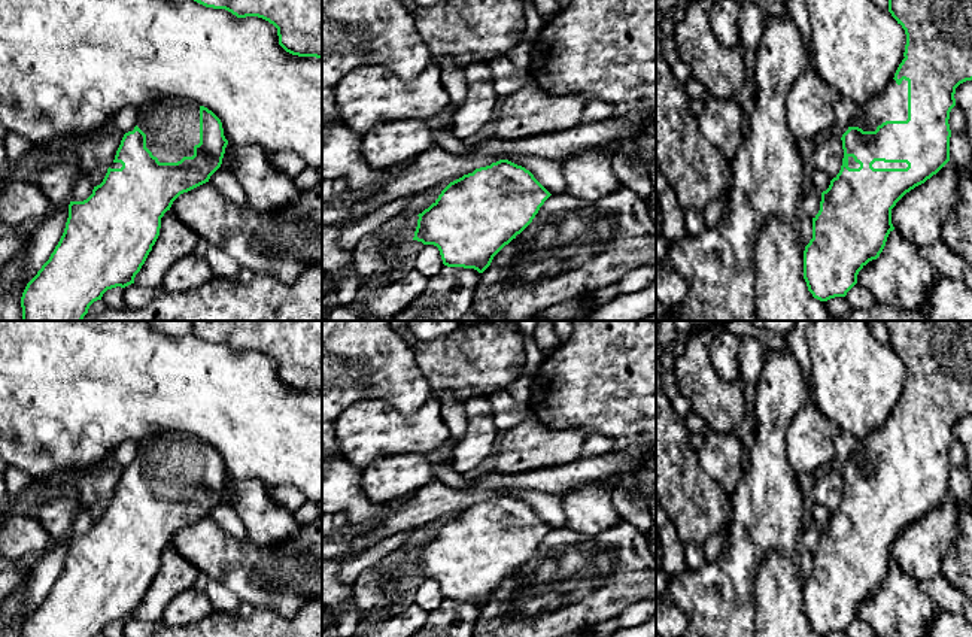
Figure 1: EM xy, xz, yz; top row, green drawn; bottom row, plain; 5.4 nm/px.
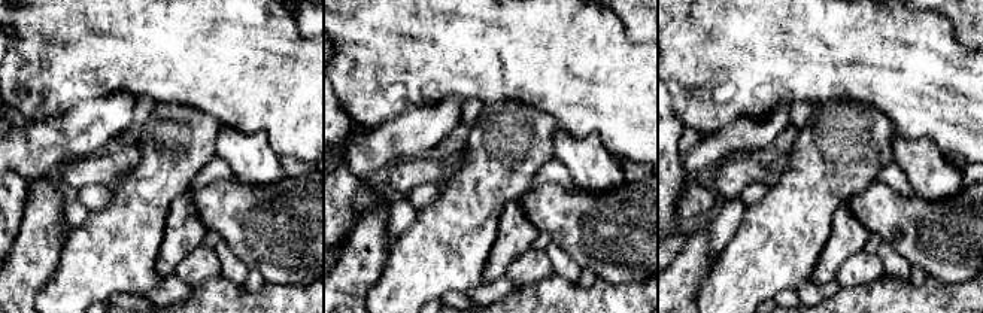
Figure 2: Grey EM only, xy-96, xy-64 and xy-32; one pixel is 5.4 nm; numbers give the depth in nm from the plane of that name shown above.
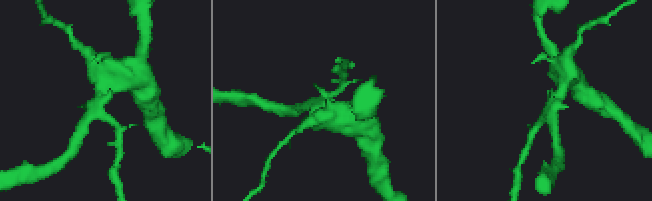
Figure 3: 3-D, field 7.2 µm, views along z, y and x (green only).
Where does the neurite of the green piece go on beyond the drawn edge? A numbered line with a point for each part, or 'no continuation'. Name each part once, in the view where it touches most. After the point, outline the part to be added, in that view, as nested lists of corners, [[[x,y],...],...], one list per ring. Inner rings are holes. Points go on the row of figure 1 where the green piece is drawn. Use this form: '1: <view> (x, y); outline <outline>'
1: xy (172, 124); outline [[[183,97],[152,98],[139,106],[136,125],[146,134],[146,148],[160,163],[177,163],[192,157],[194,146],[200,143],[200,104]]]

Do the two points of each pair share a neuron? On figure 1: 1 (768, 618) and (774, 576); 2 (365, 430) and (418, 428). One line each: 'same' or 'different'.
1: same
2: same

